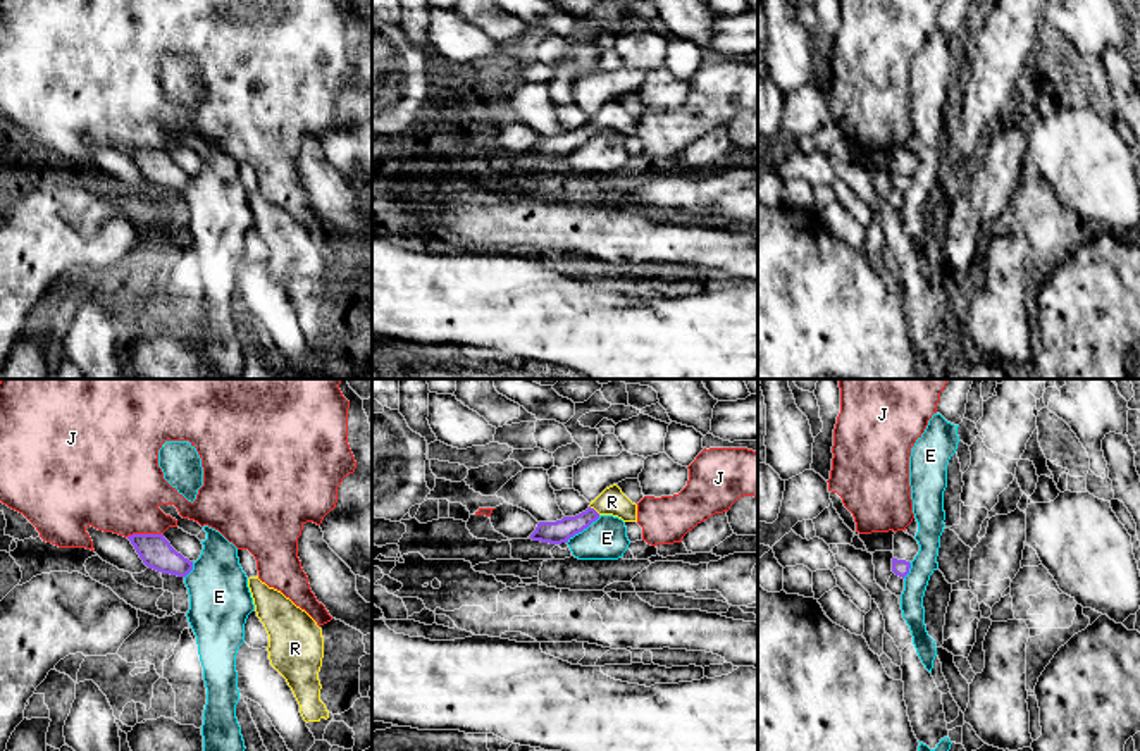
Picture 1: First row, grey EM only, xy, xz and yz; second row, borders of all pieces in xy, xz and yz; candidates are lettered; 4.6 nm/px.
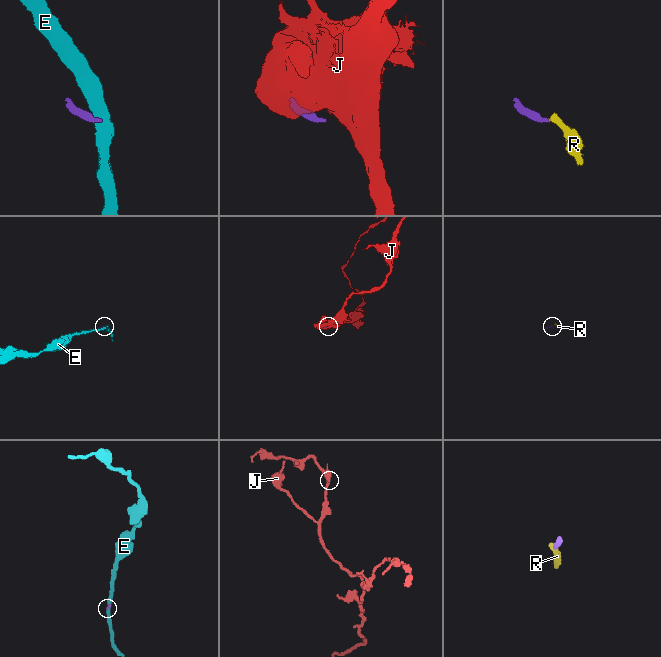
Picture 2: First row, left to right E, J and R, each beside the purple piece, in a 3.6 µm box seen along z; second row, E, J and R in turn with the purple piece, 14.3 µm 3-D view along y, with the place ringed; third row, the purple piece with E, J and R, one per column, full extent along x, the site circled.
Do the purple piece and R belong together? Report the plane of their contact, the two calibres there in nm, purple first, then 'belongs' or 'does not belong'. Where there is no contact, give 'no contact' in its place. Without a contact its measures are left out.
contact in xz; calibres 110 and 130 nm; belongs

